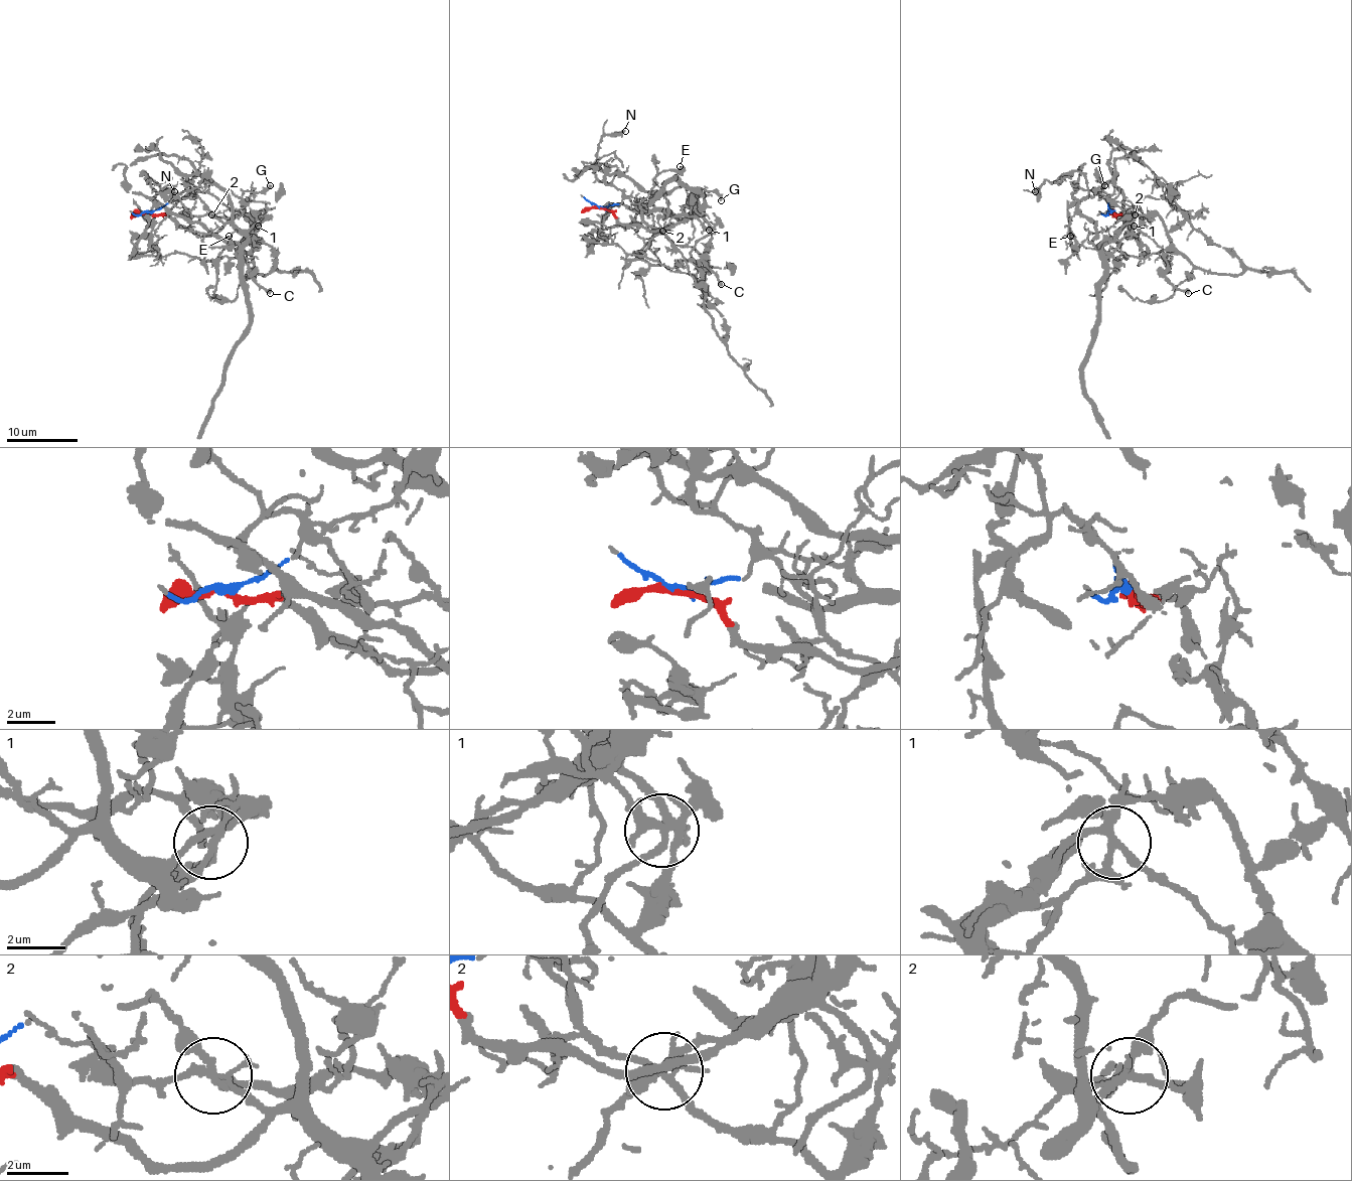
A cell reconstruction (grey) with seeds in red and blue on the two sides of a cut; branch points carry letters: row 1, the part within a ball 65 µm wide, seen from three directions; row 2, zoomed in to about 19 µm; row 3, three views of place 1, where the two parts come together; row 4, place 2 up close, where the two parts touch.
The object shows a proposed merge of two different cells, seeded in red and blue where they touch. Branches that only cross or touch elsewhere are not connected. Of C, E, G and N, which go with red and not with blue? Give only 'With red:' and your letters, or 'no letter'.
With red: C

